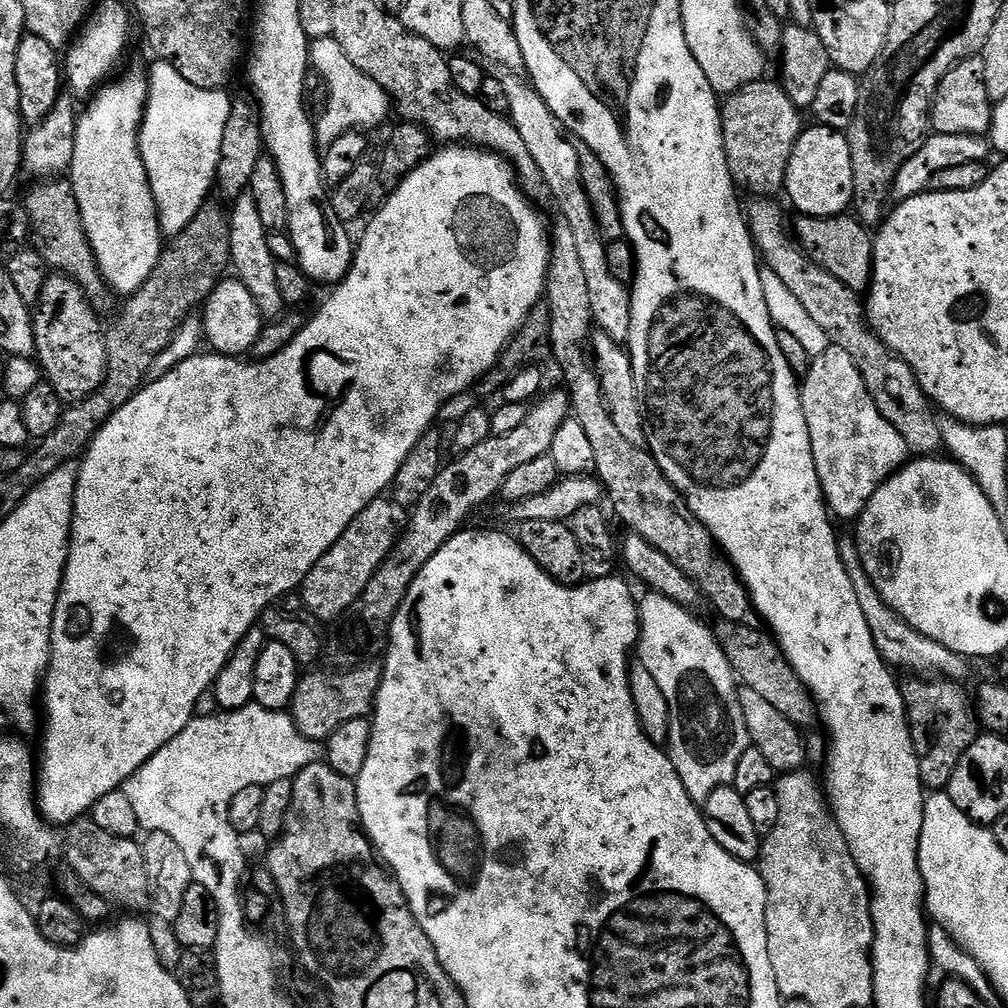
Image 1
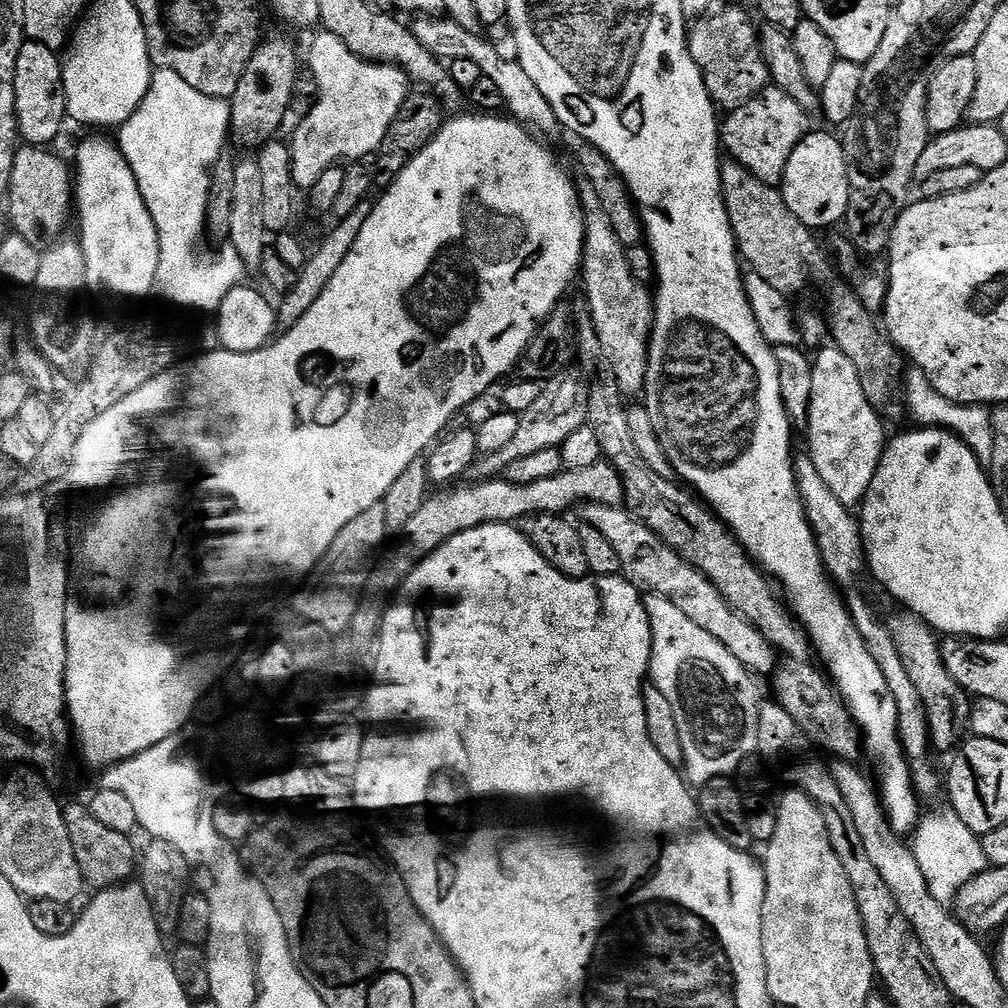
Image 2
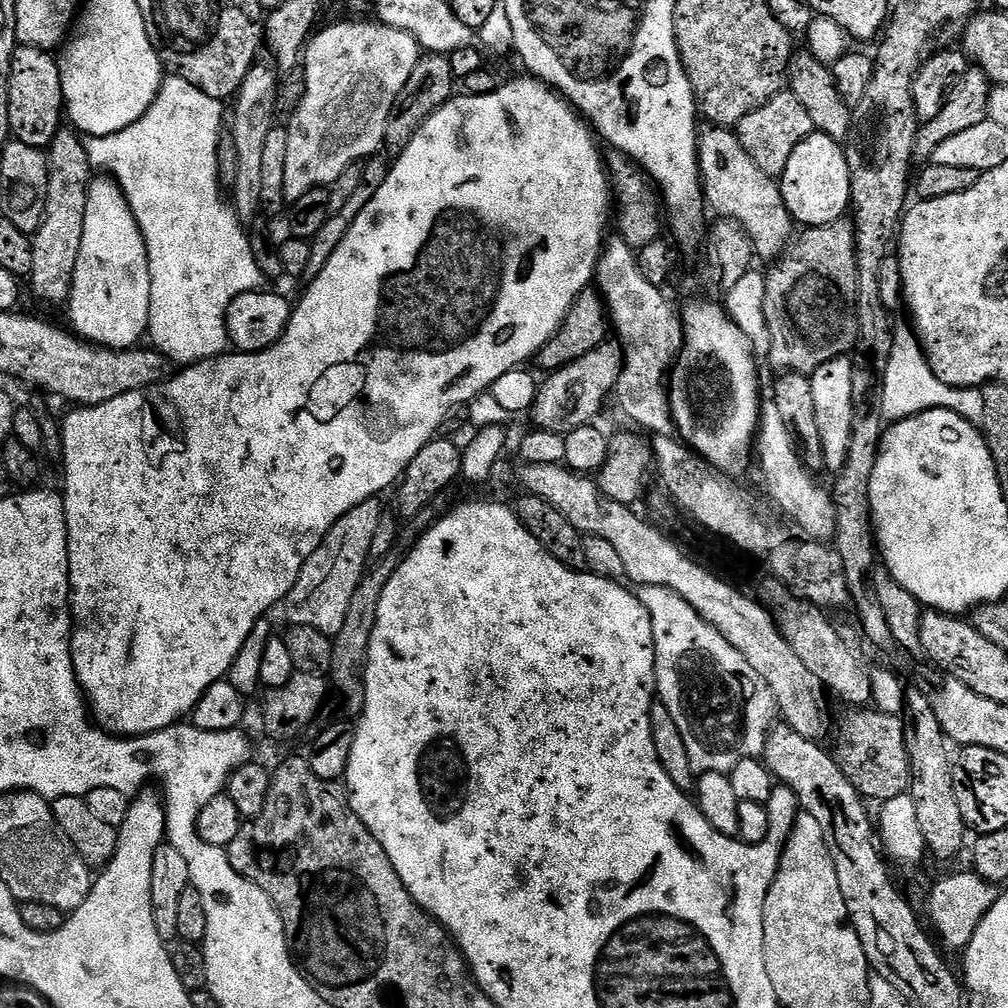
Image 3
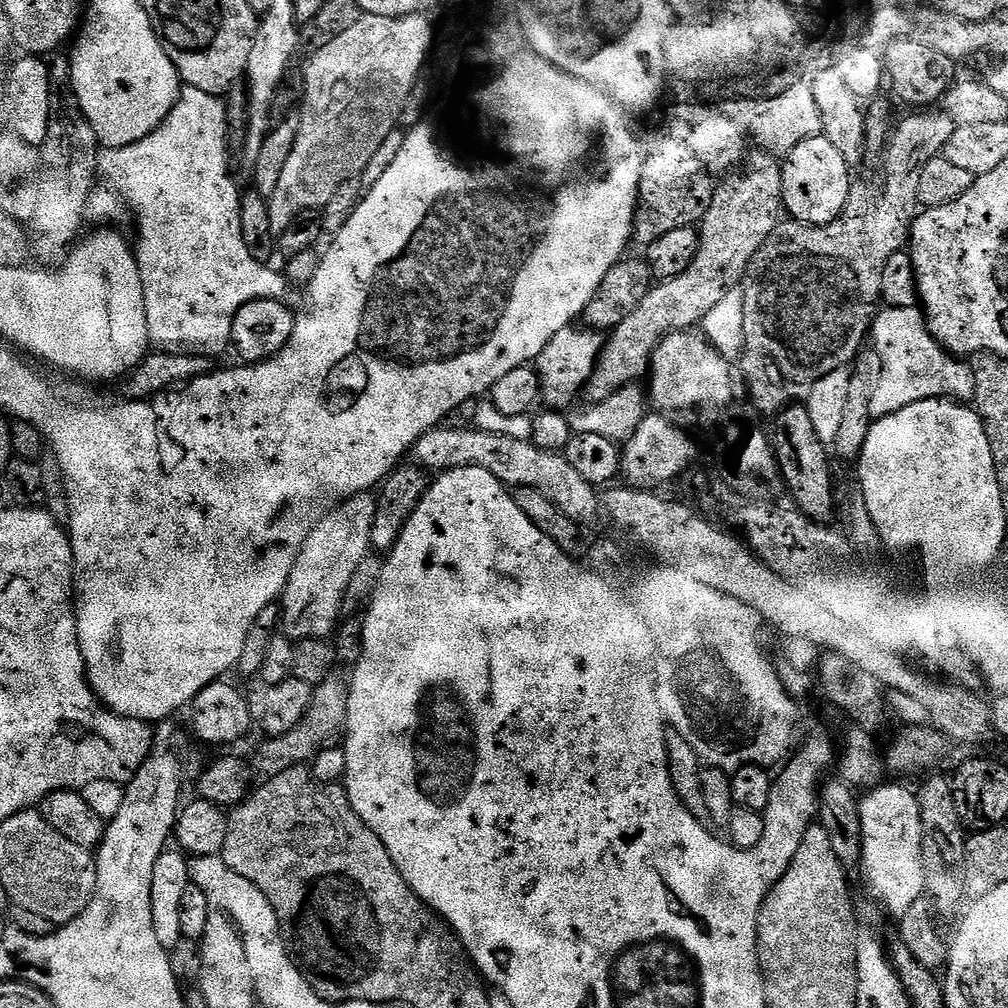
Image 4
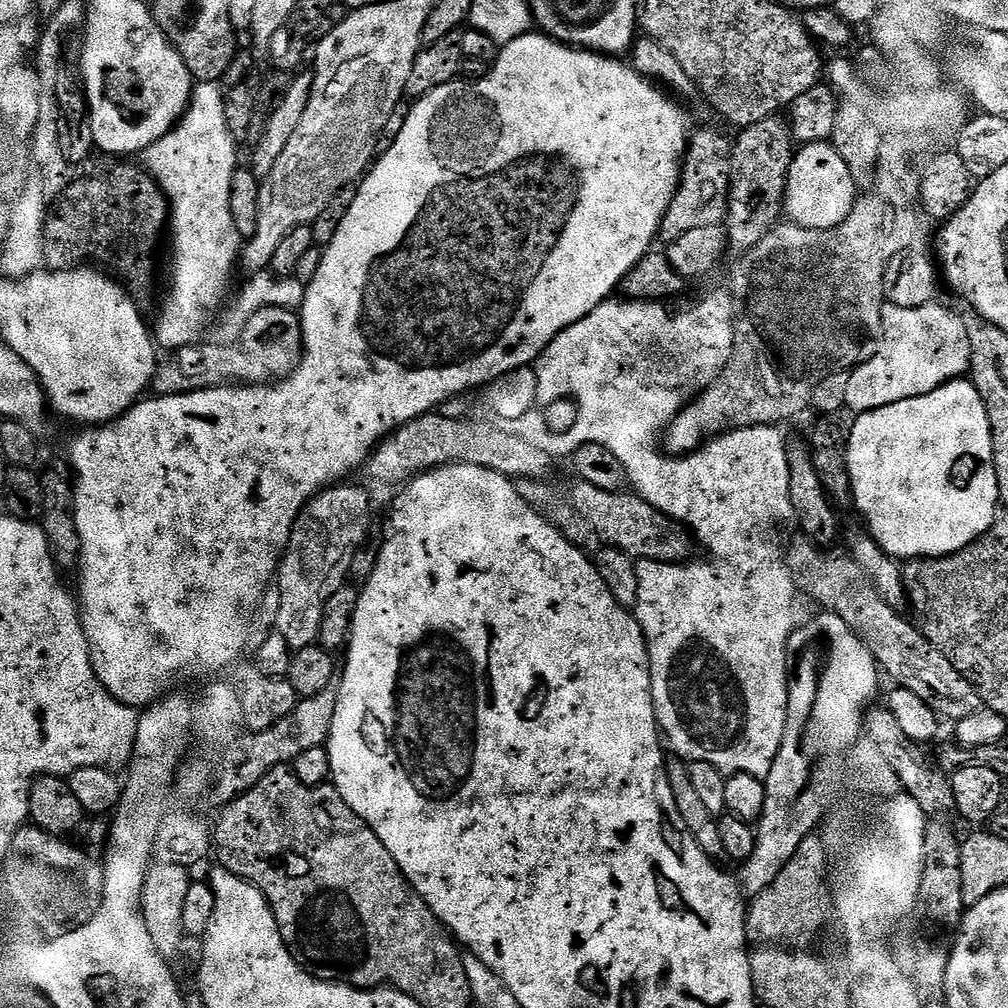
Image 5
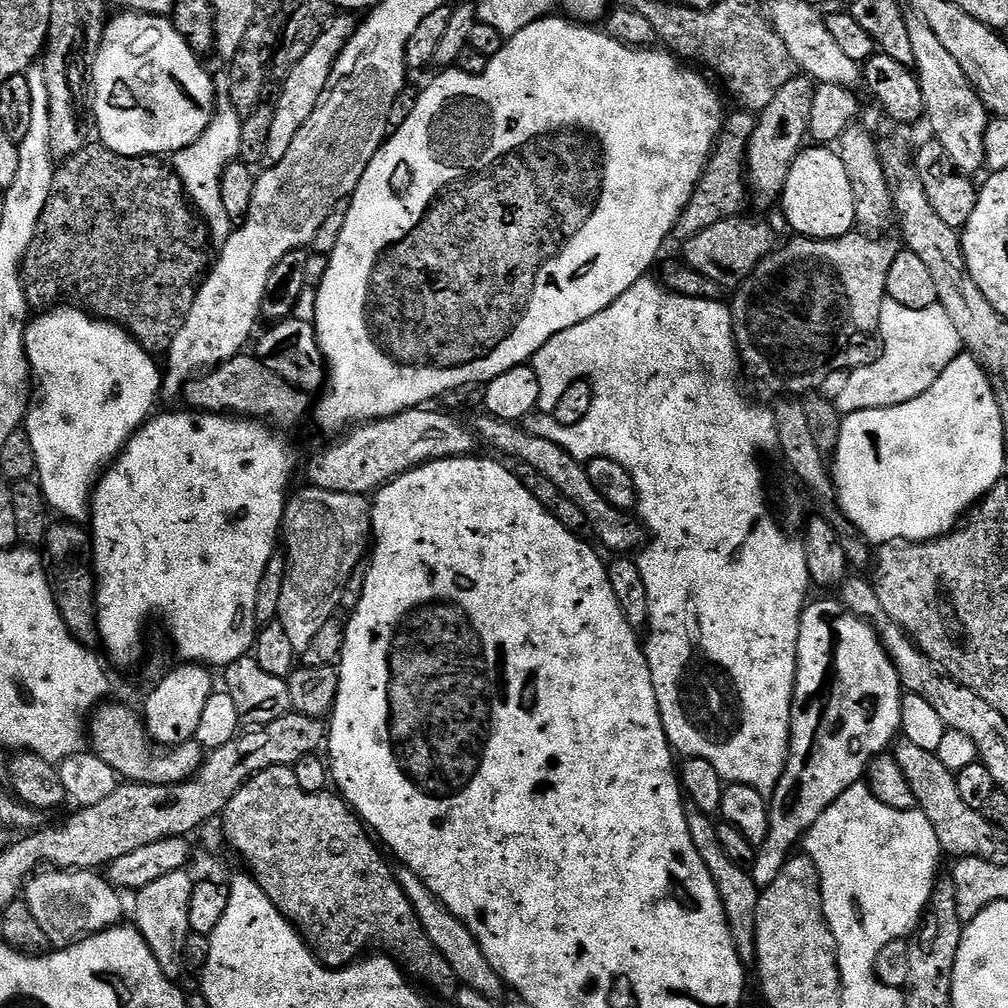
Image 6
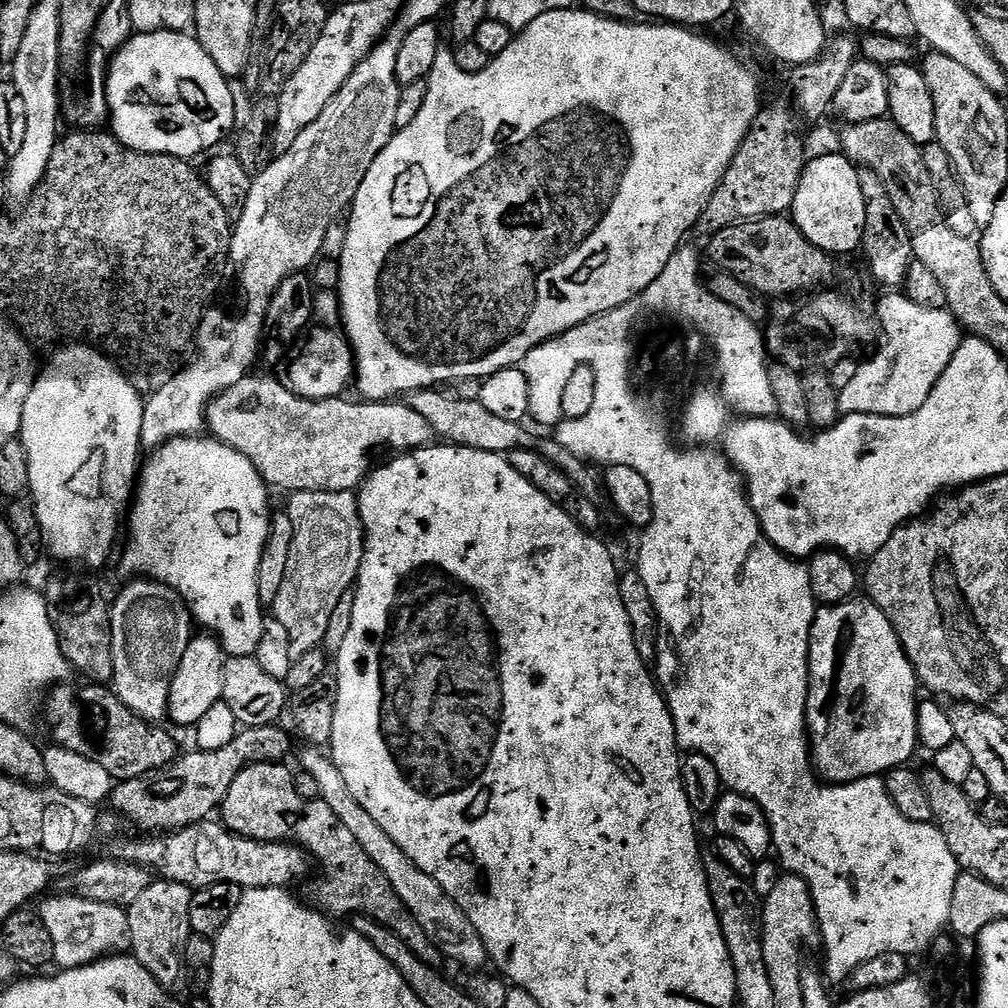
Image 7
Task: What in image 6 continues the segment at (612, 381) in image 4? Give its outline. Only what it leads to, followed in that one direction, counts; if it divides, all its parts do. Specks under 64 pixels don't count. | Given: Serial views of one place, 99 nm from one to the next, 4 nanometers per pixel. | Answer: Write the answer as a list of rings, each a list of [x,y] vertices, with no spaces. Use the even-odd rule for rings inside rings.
[[[803,74],[793,76],[778,94],[774,94],[770,106],[763,108],[756,116],[754,134],[748,143],[746,157],[746,184],[756,195],[756,204],[760,208],[768,208],[784,195],[786,178],[790,174],[790,166],[806,147],[809,139],[810,110],[814,106],[816,84]],[[805,140],[805,141],[804,141]]]

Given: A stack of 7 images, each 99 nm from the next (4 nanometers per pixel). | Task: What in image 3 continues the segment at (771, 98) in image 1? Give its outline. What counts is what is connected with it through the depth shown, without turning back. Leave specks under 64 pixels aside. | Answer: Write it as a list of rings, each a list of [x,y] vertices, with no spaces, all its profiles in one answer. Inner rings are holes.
[[[785,90],[742,118],[734,131],[740,137],[742,146],[746,146],[746,154],[754,158],[755,164],[761,170],[766,170],[766,174],[779,178],[786,170],[786,162],[790,162],[790,154],[794,154],[798,142],[812,135],[814,129],[810,114],[806,114],[802,102],[798,102],[790,90]]]

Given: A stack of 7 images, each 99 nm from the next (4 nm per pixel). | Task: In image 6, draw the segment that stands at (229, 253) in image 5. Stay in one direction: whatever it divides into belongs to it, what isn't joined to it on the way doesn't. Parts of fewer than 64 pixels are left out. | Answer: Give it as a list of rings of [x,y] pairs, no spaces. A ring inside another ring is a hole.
[[[227,79],[216,80],[216,98],[218,107],[216,115],[212,117],[212,124],[190,146],[186,146],[181,152],[175,153],[174,167],[180,175],[180,181],[184,184],[184,191],[188,199],[194,205],[195,211],[202,217],[211,239],[217,240],[217,245],[223,246],[234,231],[234,222],[230,214],[226,214],[222,206],[222,186],[220,179],[226,170],[226,166],[232,163],[240,155],[242,146],[242,126],[244,120],[240,111],[234,106],[234,102],[228,96]]]

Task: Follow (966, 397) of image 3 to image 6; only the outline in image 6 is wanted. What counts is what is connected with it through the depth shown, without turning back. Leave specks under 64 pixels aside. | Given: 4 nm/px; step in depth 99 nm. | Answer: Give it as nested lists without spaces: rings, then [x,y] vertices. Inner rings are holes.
[[[885,298],[882,302],[880,330],[882,333],[880,355],[866,366],[853,368],[848,373],[846,390],[842,397],[842,408],[845,413],[889,408],[902,402],[910,402],[910,398],[918,398],[918,394],[934,386],[942,370],[946,370],[946,366],[950,366],[950,362],[954,362],[954,358],[962,352],[958,330],[954,322],[950,322],[950,314],[946,314],[946,310],[939,306],[926,310],[910,310],[910,306],[898,306],[898,302]]]

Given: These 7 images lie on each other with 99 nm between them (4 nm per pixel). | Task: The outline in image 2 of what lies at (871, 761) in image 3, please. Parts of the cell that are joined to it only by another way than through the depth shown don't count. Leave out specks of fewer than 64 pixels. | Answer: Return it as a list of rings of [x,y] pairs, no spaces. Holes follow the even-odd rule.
[[[784,656],[770,674],[775,703],[780,704],[803,730],[817,749],[825,748],[829,757],[837,760],[859,761],[862,756],[862,733],[850,714],[848,703],[836,690],[836,685],[823,671],[808,660]]]

